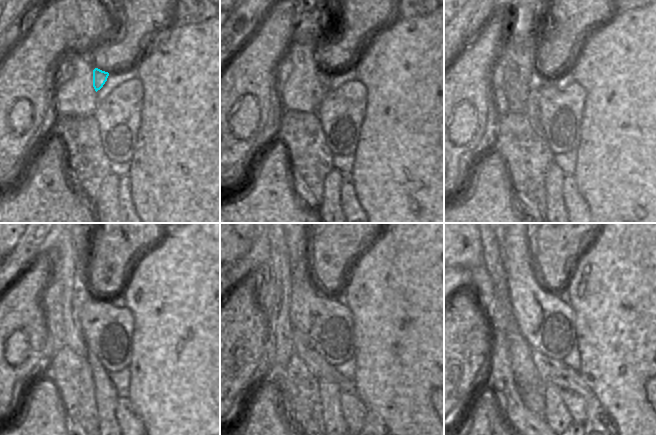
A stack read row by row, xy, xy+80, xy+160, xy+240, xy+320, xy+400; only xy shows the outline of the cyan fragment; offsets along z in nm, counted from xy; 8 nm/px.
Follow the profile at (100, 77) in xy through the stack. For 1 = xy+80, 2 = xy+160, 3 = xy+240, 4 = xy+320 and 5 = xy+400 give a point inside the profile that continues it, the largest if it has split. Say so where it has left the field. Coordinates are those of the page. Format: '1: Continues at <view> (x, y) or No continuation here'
1: Continues at xy+80 (322, 80)
2: Continues at xy+160 (532, 111)
3: Continues at xy+240 (106, 396)
4: Continues at xy+320 (330, 394)
5: Continues at xy+400 (557, 416).

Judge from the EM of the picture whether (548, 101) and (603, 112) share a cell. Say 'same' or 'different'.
different

